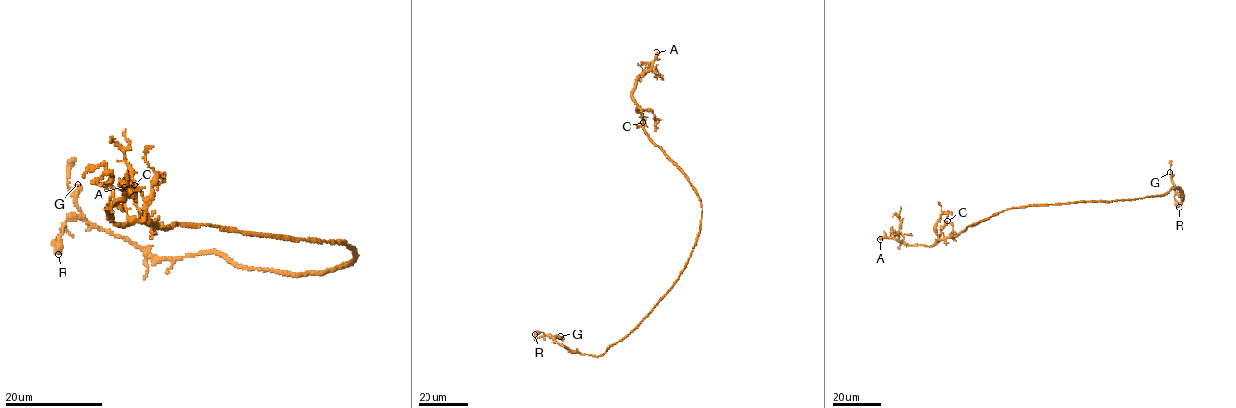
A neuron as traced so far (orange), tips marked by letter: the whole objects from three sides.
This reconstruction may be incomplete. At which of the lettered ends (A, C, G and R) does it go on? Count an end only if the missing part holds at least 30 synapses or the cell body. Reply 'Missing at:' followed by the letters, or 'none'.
Missing at: A

